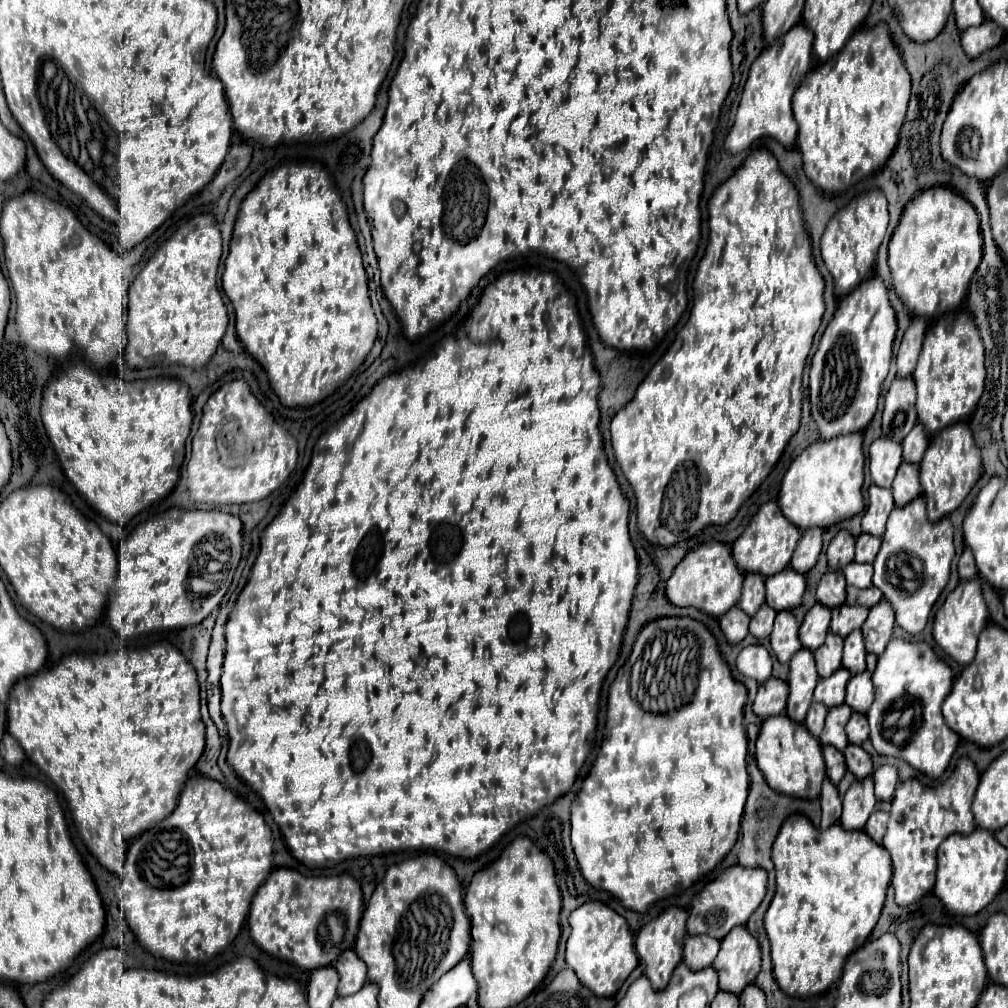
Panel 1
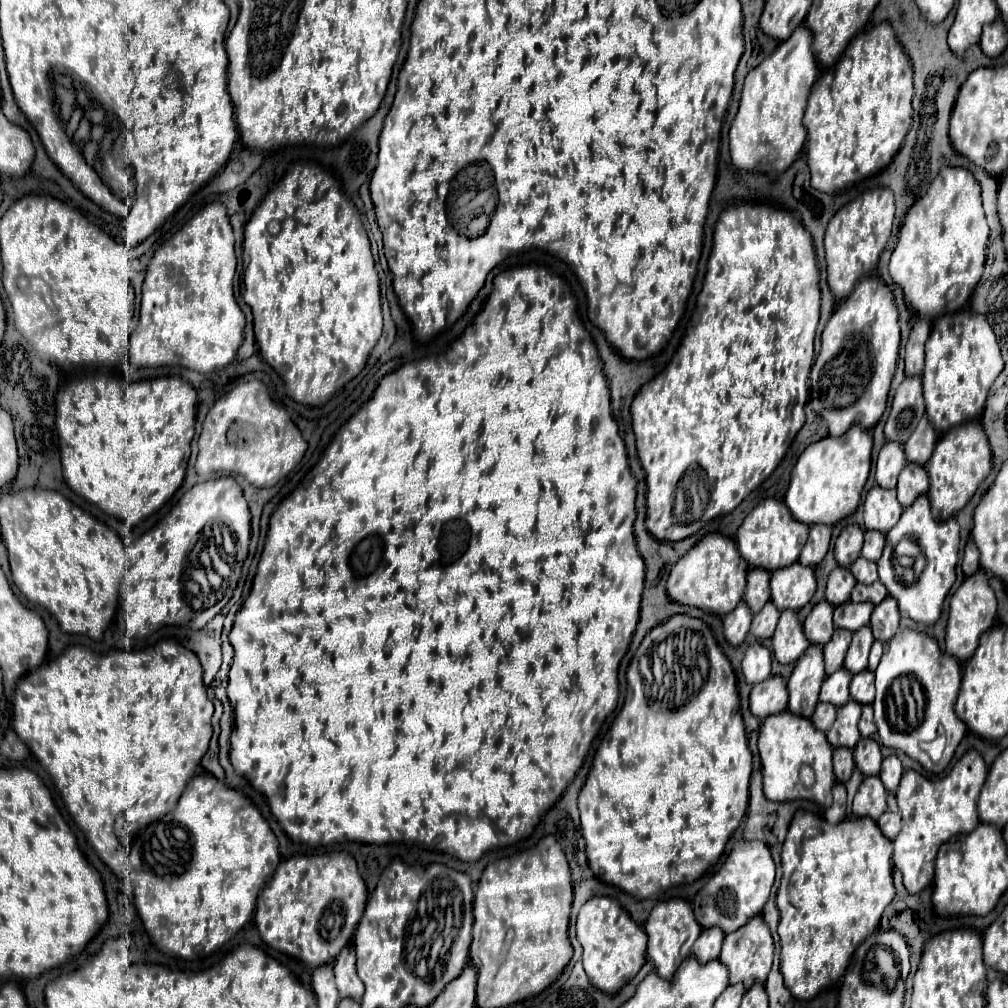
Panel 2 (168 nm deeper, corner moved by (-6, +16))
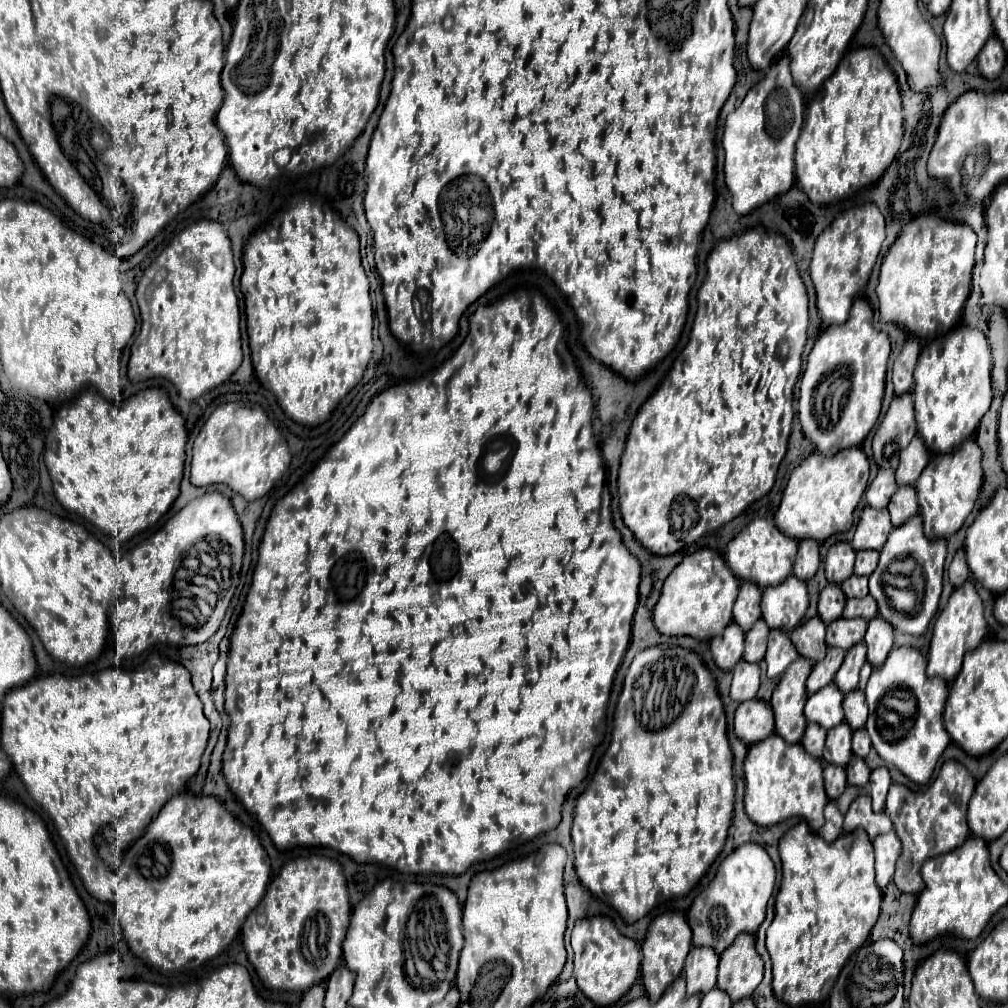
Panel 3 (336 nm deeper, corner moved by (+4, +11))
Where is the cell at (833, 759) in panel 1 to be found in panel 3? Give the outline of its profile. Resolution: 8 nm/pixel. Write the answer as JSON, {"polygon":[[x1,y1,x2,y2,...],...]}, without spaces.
{"polygon":[[825,763,823,769,823,781,825,781,825,791,829,801,835,801,847,787,847,777,845,777,845,769,839,765,831,765]]}

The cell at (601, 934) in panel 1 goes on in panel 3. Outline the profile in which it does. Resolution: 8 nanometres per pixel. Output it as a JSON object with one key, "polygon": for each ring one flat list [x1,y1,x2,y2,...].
{"polygon":[[585,917,575,923,573,935,573,963,575,963,575,979,585,997,589,997,597,1007,609,1007,619,1001,637,981,641,967,641,949,639,945,621,935,615,923,609,917]]}

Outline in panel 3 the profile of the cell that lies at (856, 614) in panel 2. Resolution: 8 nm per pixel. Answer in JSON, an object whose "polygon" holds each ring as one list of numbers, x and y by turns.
{"polygon":[[837,619,827,625,827,645,839,649,851,649,857,643,863,643,867,629,865,619]]}

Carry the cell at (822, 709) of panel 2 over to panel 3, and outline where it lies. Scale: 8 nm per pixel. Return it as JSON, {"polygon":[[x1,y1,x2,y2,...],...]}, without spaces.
{"polygon":[[809,723,807,729,805,729,805,735,803,735,801,745,803,745,805,749,809,749,809,753,811,753,815,759,823,761,825,737,827,737,827,731,821,729,821,725,813,725,813,723]]}

